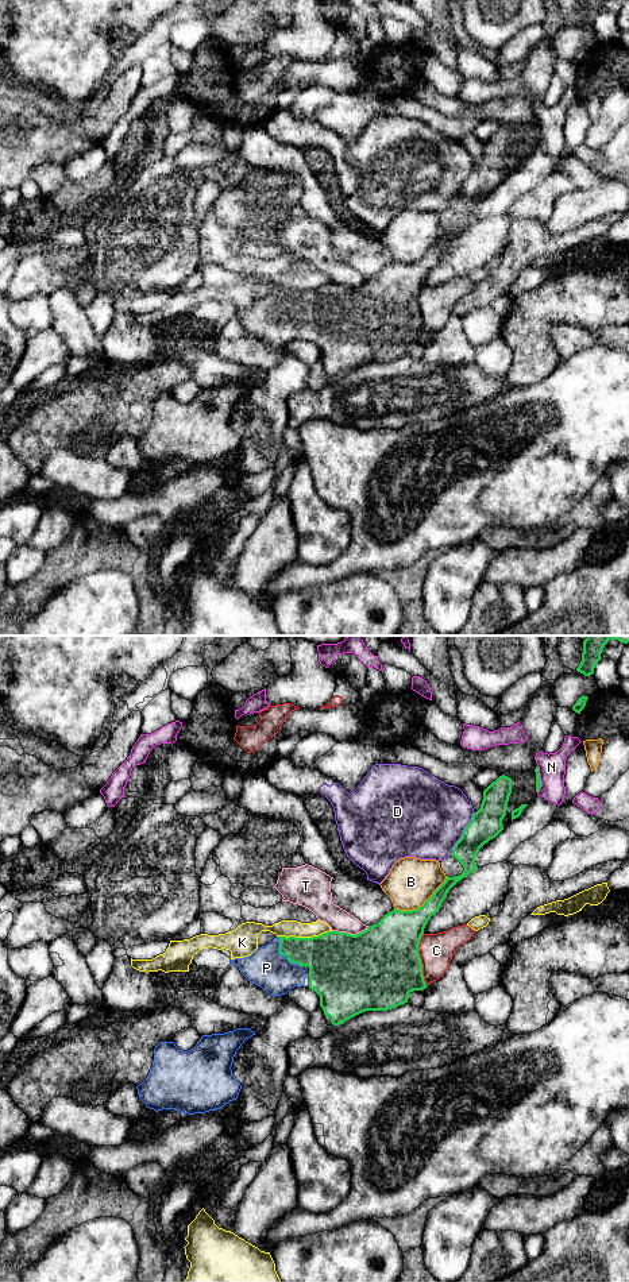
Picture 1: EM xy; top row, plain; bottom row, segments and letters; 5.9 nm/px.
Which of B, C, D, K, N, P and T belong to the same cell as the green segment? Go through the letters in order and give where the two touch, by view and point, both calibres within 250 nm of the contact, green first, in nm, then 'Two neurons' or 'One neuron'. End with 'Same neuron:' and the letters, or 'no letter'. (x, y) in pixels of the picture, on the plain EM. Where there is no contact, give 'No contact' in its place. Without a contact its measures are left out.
B: Touches green at xy (423, 257). Thickness 280 nm (green) against 280 nm. Two neurons
C: Touches green at xy (420, 311). Thickness 480 nm (green) against 200 nm. Two neurons
D: Touches green at xy (462, 186). Thickness 190 nm (green) against 480 nm. Two neurons
K: Touches green at xy (304, 290). Thickness 360 nm (green) against 100 nm. Two neurons
N: Touches green at xy (539, 131). Thickness 30 nm (green) against 160 nm. Two neurons
P: Touches green at xy (282, 307). Thickness 240 nm (green) against 240 nm. One neuron
T: Touches green at xy (350, 286). Thickness 460 nm (green) against 140 nm. Two neurons
Same neuron: P

